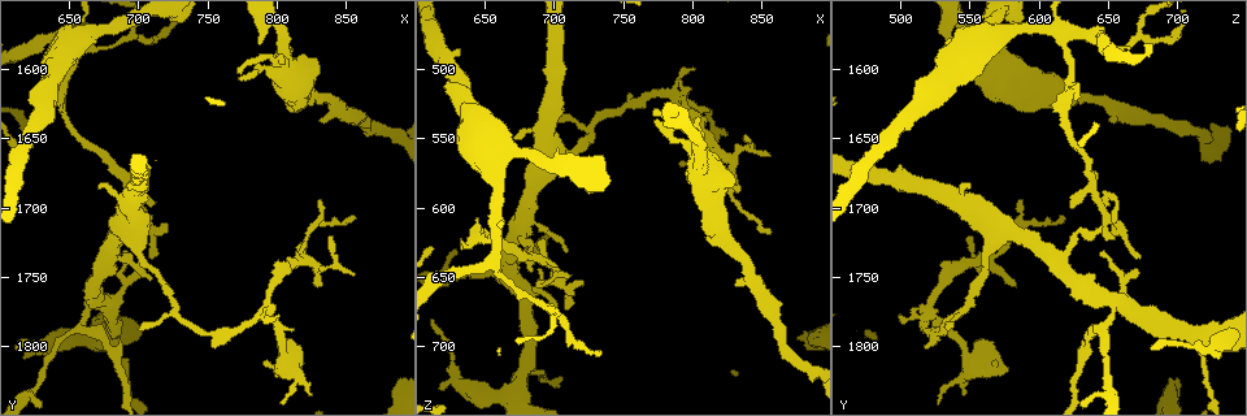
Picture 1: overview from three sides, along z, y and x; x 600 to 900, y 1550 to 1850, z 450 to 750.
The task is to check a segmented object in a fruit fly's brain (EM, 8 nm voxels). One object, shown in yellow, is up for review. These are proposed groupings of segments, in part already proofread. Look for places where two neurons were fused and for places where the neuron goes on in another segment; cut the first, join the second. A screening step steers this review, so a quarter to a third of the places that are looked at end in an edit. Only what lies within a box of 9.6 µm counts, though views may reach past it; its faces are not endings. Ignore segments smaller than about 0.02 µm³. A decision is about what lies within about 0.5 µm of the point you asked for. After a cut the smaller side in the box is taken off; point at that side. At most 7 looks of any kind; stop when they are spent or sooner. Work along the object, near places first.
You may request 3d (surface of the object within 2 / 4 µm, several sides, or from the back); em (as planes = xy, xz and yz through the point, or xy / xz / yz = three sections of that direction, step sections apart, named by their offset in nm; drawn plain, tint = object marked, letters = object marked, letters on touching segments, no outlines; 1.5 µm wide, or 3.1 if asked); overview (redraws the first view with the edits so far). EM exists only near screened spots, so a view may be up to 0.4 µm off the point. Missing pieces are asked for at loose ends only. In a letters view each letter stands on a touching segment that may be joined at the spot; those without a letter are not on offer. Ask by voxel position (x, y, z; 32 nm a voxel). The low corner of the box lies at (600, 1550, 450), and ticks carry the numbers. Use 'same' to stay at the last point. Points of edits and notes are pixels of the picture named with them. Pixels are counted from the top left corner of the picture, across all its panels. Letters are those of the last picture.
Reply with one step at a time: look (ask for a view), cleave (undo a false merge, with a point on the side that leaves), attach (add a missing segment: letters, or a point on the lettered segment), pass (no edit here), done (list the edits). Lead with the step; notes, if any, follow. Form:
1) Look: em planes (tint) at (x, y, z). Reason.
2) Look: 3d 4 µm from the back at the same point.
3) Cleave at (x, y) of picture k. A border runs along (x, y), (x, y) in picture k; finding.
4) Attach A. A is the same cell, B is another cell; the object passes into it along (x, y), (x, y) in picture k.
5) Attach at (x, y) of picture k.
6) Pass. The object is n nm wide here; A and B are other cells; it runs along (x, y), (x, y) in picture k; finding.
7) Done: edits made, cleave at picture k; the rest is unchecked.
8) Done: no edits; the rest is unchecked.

Look: em planes (letters) at (774, 1606, 538). Thin end.

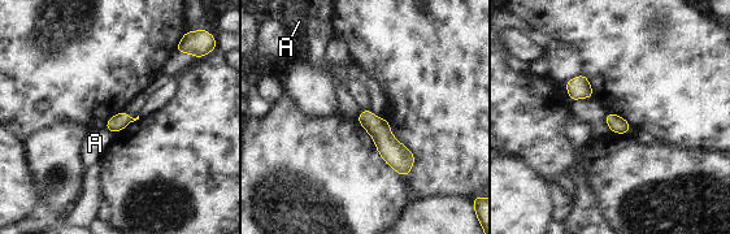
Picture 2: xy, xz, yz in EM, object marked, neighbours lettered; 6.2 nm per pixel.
Pass. The longest contact is with A, 70 nm; A is another cell; none of them fits.

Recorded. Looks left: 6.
Look: 3d 2 µm at (790, 1774, 520). Abrupt turn.

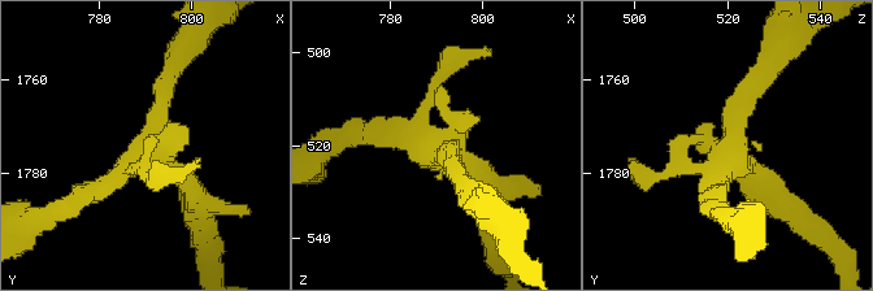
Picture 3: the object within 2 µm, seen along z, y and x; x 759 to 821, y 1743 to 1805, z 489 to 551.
Look: em planes (plain) at (790, 1776, 521). Now the EM.

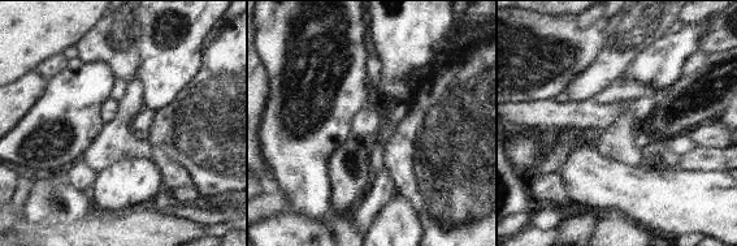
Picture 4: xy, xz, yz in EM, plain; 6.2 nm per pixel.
Look: em planes (letters) at the same point. See the neighbours.

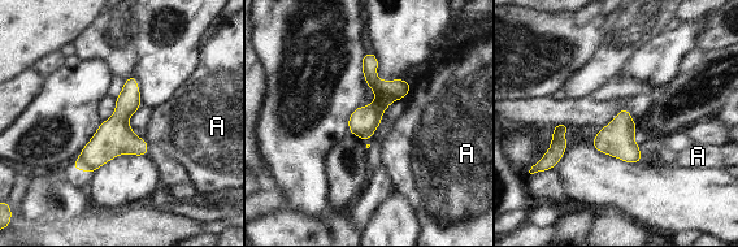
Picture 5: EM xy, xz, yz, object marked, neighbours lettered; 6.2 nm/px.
Pass. The longest contact is with A, 60 nm; A is another cell; a border runs along (143, 138), (148, 144) in picture 5; one neuron here.

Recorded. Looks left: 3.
Look: em planes (letters) at (672, 1766, 654). Four or more arms meet.

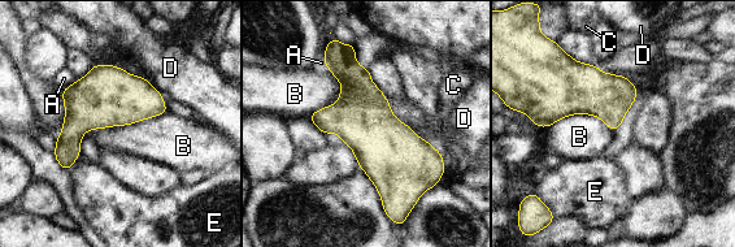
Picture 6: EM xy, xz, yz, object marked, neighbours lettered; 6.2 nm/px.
Pass. The object is 360 nm wide here; A, B, C, D and E are other cells; a border runs along (143, 76), (161, 94) in picture 6; continuous, no second neuron.

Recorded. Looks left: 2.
Done: no edits; the rest is unchecked.

